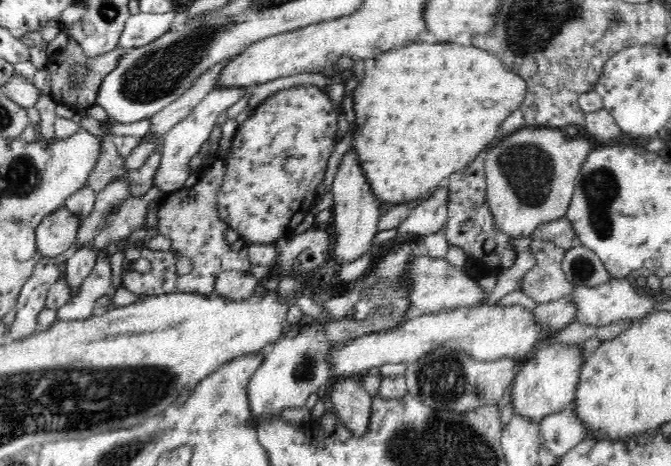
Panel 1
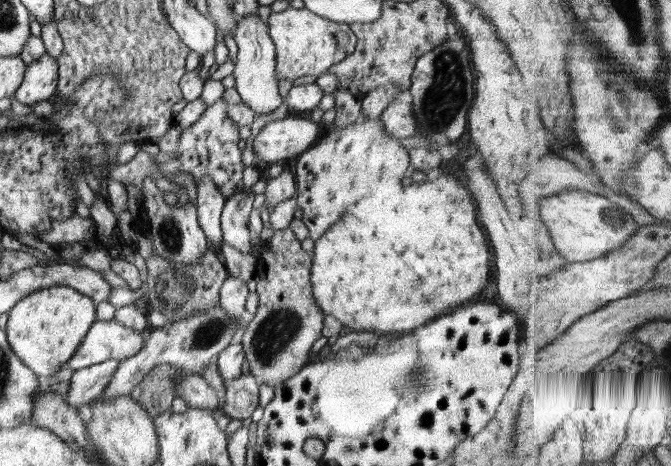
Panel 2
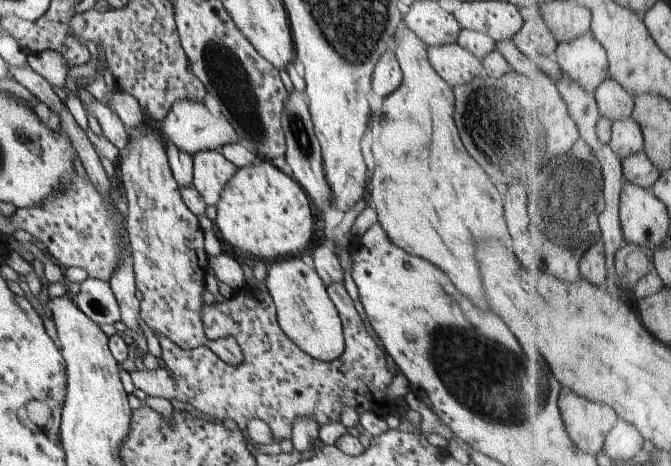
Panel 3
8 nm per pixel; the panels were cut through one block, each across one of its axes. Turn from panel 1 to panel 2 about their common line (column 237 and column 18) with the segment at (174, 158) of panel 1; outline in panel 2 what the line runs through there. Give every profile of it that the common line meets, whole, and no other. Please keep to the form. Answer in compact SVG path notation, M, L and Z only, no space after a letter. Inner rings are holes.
M46 53L28 63L23 81L15 92L16 100L30 107L34 102L52 101L57 94L58 67L57 60Z

